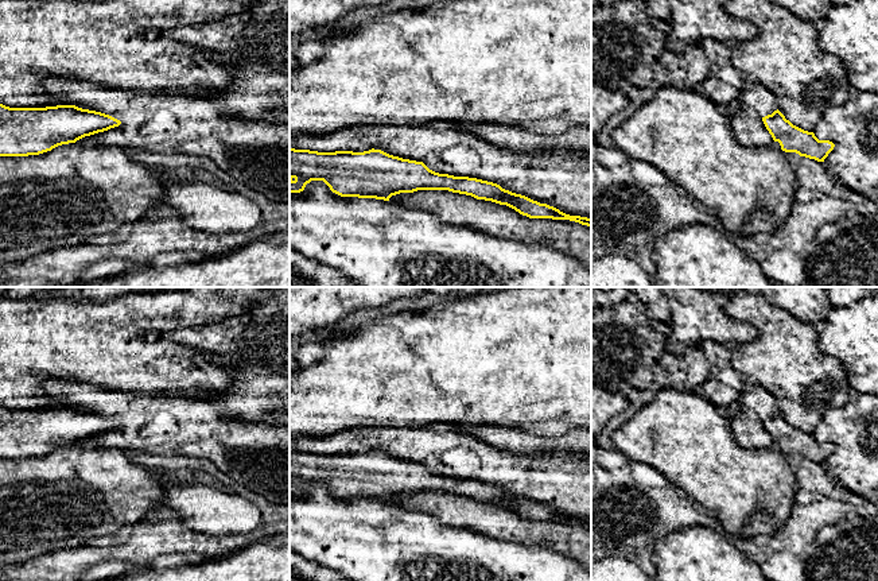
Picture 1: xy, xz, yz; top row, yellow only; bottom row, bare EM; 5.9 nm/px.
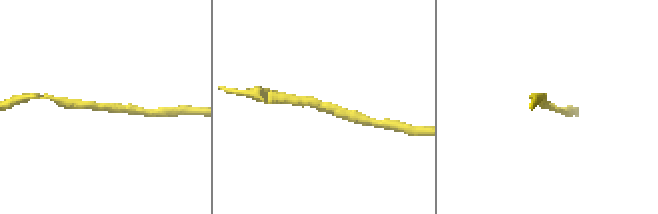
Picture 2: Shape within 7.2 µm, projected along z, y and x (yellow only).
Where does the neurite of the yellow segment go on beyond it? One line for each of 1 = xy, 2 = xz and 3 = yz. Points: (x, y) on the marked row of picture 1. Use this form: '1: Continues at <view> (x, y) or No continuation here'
1: No continuation here
2: No continuation here
3: No continuation here

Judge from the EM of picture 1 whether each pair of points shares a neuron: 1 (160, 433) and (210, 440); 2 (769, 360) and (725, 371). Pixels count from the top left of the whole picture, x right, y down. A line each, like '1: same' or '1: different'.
1: same
2: different

